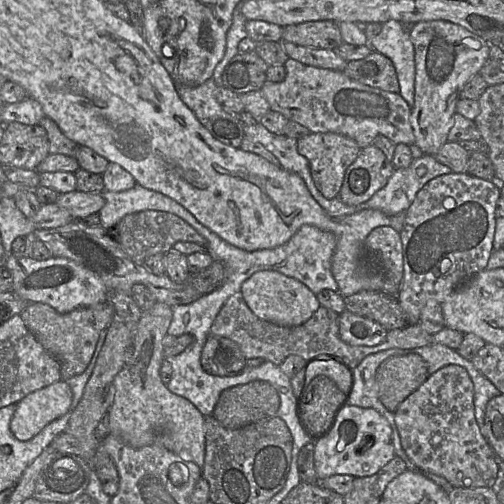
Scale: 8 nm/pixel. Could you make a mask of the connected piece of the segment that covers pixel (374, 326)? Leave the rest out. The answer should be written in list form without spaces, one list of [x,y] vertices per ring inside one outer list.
[[[347,310],[339,314],[338,325],[341,340],[351,346],[376,346],[388,333],[379,323]]]

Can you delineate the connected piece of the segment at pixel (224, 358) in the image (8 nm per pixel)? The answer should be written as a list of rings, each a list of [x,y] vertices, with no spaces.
[[[209,335],[201,352],[203,370],[214,376],[235,376],[246,367],[246,359],[232,340]]]

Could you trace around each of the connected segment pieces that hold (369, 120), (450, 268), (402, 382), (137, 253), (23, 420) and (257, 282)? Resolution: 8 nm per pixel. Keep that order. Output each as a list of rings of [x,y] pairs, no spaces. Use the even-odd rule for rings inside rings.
[[[288,59],[285,64],[286,77],[280,83],[265,81],[260,89],[269,103],[271,111],[278,112],[289,121],[309,129],[311,133],[336,133],[353,139],[361,149],[372,144],[378,135],[390,139],[395,145],[406,144],[415,146],[415,135],[410,124],[411,108],[399,93],[376,89],[354,81],[341,71],[318,68],[305,65],[294,59]]]
[[[451,172],[450,174],[438,176],[426,183],[423,188],[418,191],[413,203],[405,212],[404,227],[399,233],[402,243],[403,278],[400,284],[400,290],[398,292],[398,300],[402,309],[408,316],[408,325],[417,324],[420,322],[422,309],[428,300],[436,300],[442,304],[458,287],[470,280],[480,271],[486,269],[486,265],[493,251],[493,241],[497,219],[496,205],[500,197],[500,183],[497,181],[486,181],[468,173]]]
[[[416,353],[402,356],[390,356],[385,359],[376,372],[378,398],[390,411],[395,412],[399,405],[416,391],[429,377],[425,360]]]
[[[142,210],[124,216],[116,225],[117,241],[126,254],[138,264],[158,253],[166,254],[177,242],[196,243],[207,248],[207,240],[180,217],[165,211]]]
[[[63,379],[36,390],[16,404],[10,430],[18,440],[30,440],[50,422],[66,414],[71,403],[72,390]]]
[[[259,271],[241,286],[243,298],[250,310],[261,320],[284,327],[305,323],[320,307],[316,295],[303,283],[277,271]]]

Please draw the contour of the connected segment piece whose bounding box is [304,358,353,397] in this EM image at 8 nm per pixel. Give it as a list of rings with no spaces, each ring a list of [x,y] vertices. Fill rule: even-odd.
[[[329,358],[327,360],[313,359],[307,362],[305,370],[305,389],[313,378],[319,375],[324,375],[336,382],[339,389],[345,393],[344,397],[349,394],[353,383],[353,370],[339,360],[334,358]]]

